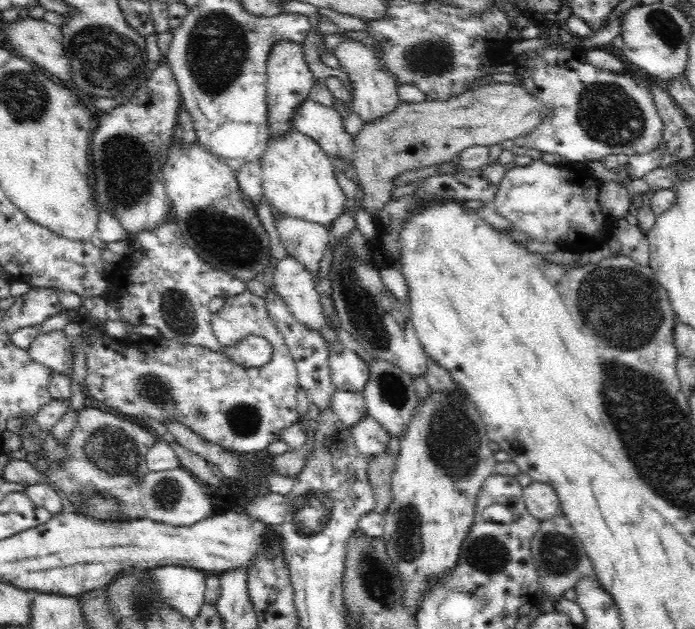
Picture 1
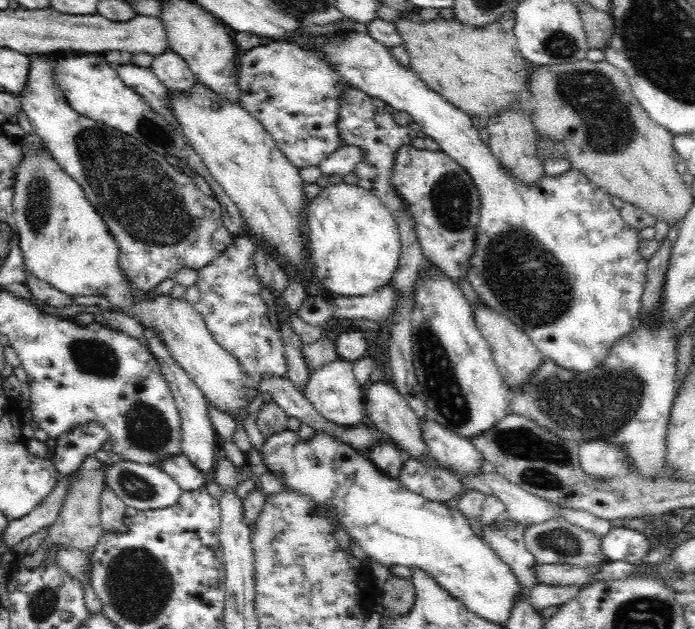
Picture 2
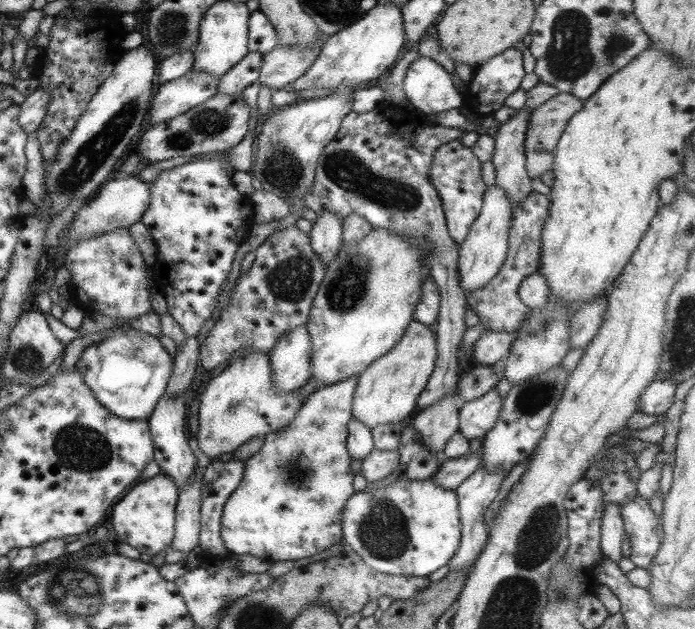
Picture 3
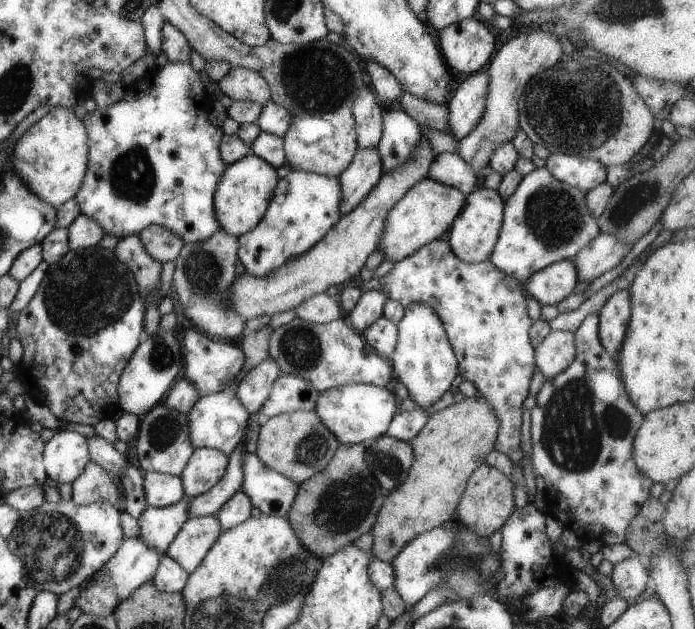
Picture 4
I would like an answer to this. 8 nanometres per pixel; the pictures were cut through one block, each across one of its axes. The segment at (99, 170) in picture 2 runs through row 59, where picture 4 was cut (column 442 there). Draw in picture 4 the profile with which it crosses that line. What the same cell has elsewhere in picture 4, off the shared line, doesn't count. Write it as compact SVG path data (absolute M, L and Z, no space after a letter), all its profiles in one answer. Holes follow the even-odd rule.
M474 15L443 28L436 39L445 62L457 73L485 70L496 50L494 34Z

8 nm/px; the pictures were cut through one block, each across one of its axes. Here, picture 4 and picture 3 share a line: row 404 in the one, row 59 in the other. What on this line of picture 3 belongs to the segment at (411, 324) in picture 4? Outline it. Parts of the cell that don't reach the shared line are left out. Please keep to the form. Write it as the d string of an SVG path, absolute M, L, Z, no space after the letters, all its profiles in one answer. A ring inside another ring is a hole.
M421 56L410 65L406 71L404 92L412 108L426 118L464 107L464 89L455 77L429 57Z

